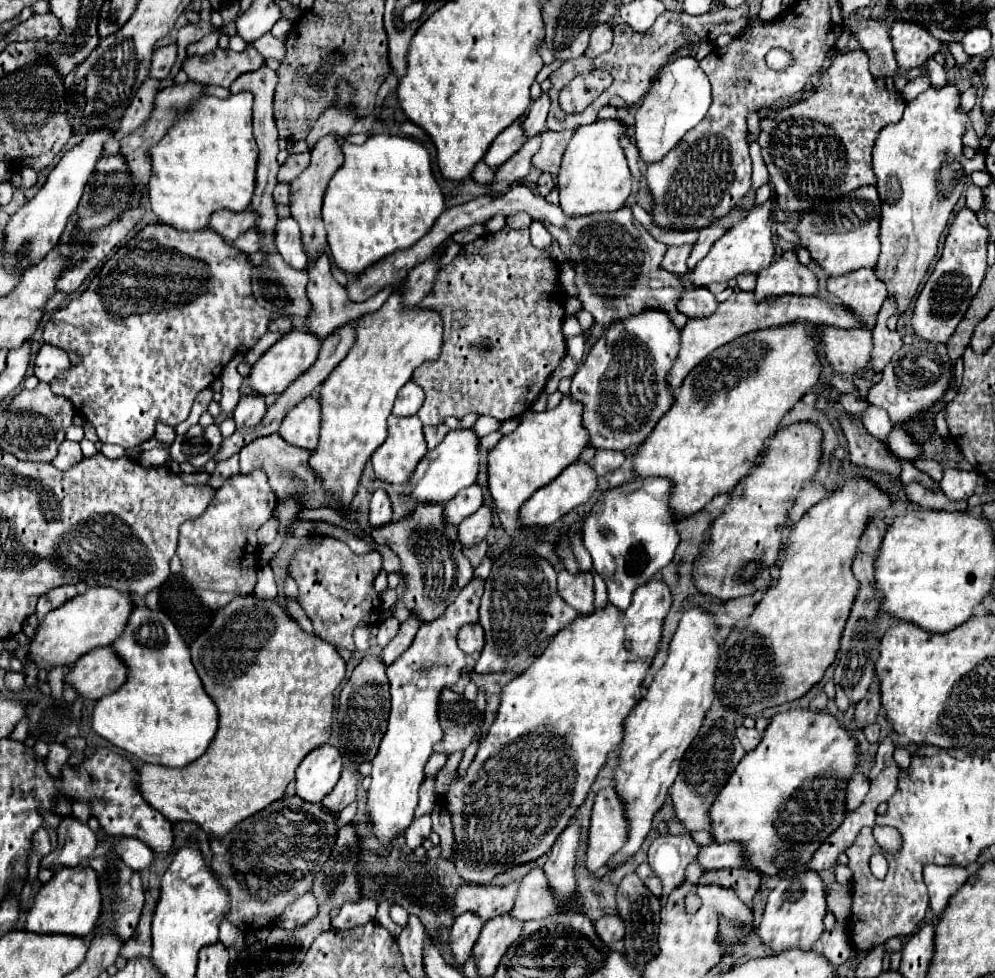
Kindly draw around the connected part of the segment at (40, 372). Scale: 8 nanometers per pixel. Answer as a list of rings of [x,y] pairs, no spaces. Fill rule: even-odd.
[[[43,344],[33,360],[33,374],[39,380],[49,382],[49,380],[53,380],[53,376],[57,376],[57,372],[63,372],[65,368],[69,368],[69,364],[71,362],[69,362],[65,350],[51,346],[51,344]]]

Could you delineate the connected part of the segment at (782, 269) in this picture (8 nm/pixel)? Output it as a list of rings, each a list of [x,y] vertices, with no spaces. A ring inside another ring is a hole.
[[[785,252],[769,268],[763,268],[757,278],[755,300],[779,298],[785,294],[813,296],[817,292],[817,278],[809,268],[801,266],[795,258],[795,252]]]

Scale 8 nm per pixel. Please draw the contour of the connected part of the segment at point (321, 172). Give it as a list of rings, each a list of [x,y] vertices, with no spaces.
[[[325,136],[325,140],[319,140],[315,144],[315,148],[311,150],[311,164],[305,168],[305,172],[297,180],[291,182],[289,208],[291,208],[291,216],[301,226],[303,248],[305,248],[305,254],[309,260],[323,254],[323,250],[327,246],[327,232],[325,232],[325,226],[321,220],[321,204],[323,204],[325,188],[341,164],[343,164],[343,156],[341,156],[341,150],[337,144],[337,136]]]

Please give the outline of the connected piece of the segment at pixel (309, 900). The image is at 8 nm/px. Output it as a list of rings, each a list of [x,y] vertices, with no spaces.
[[[311,892],[297,898],[293,904],[289,904],[283,912],[283,928],[293,930],[305,922],[309,922],[317,914],[317,900]]]

